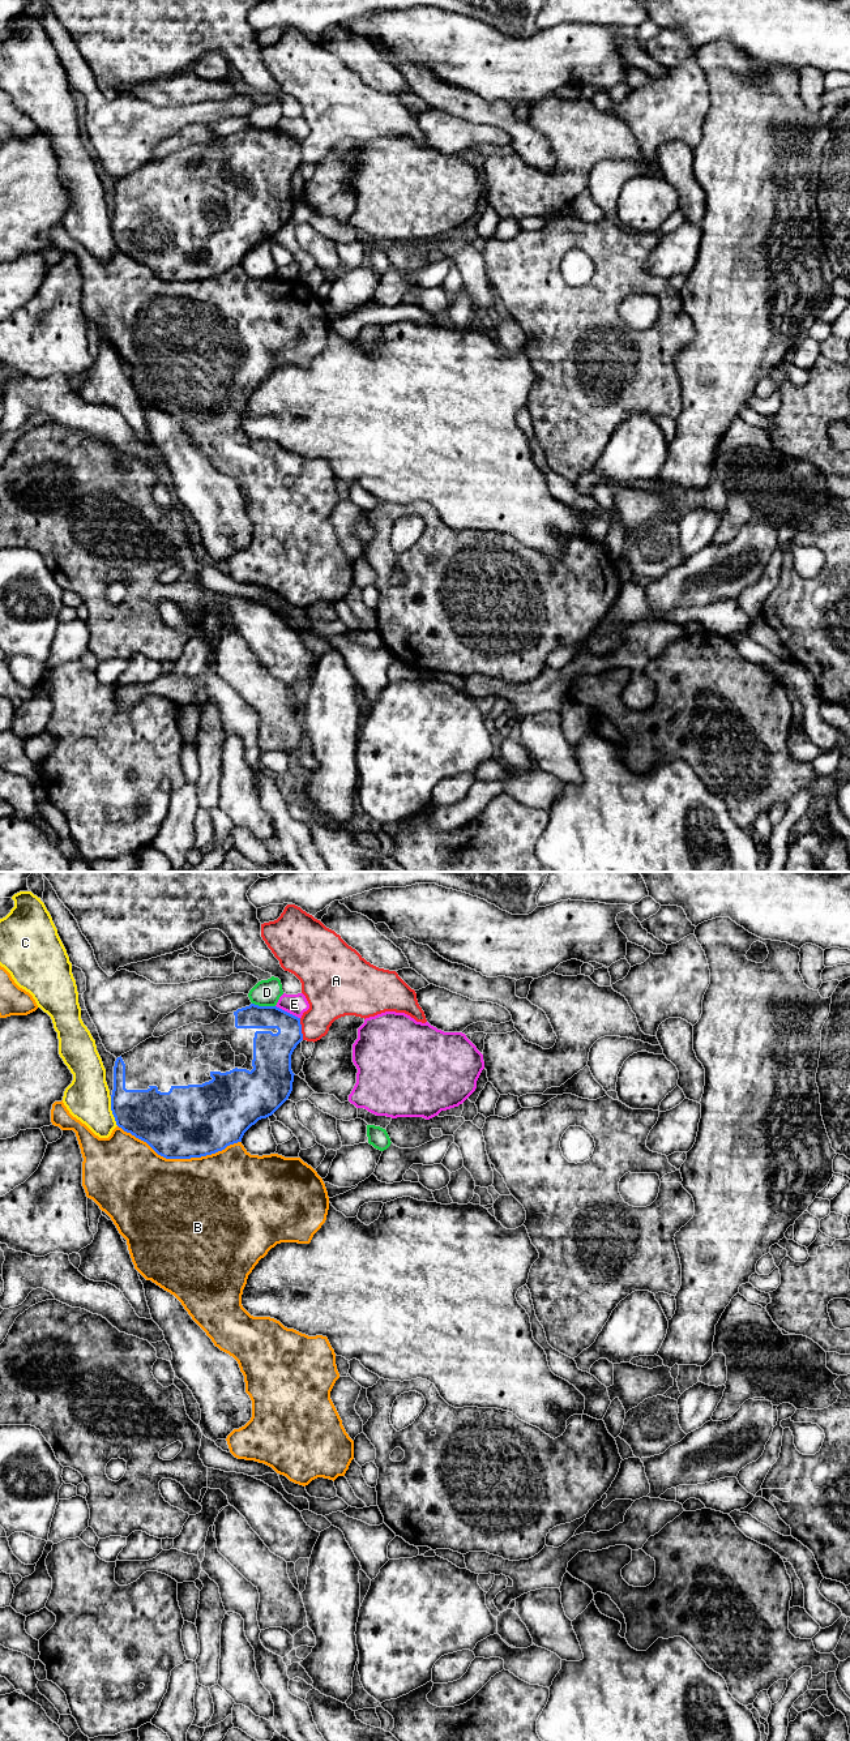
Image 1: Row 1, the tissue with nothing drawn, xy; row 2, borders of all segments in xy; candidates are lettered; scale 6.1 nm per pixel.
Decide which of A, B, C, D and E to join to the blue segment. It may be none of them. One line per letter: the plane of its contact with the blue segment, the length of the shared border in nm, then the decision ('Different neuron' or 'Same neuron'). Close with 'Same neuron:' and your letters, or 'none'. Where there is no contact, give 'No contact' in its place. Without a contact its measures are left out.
A: Touches blue in xy. Shared border 140 nm. Different neuron
B: Touches blue in xy. Shared border 750 nm. Different neuron
C: Touches blue in xy. Shared border 190 nm. Different neuron
D: Touches blue in xy. Shared border 150 nm. Different neuron
E: Touches blue in xy. Shared border 170 nm. Different neuron
Same neuron: none

